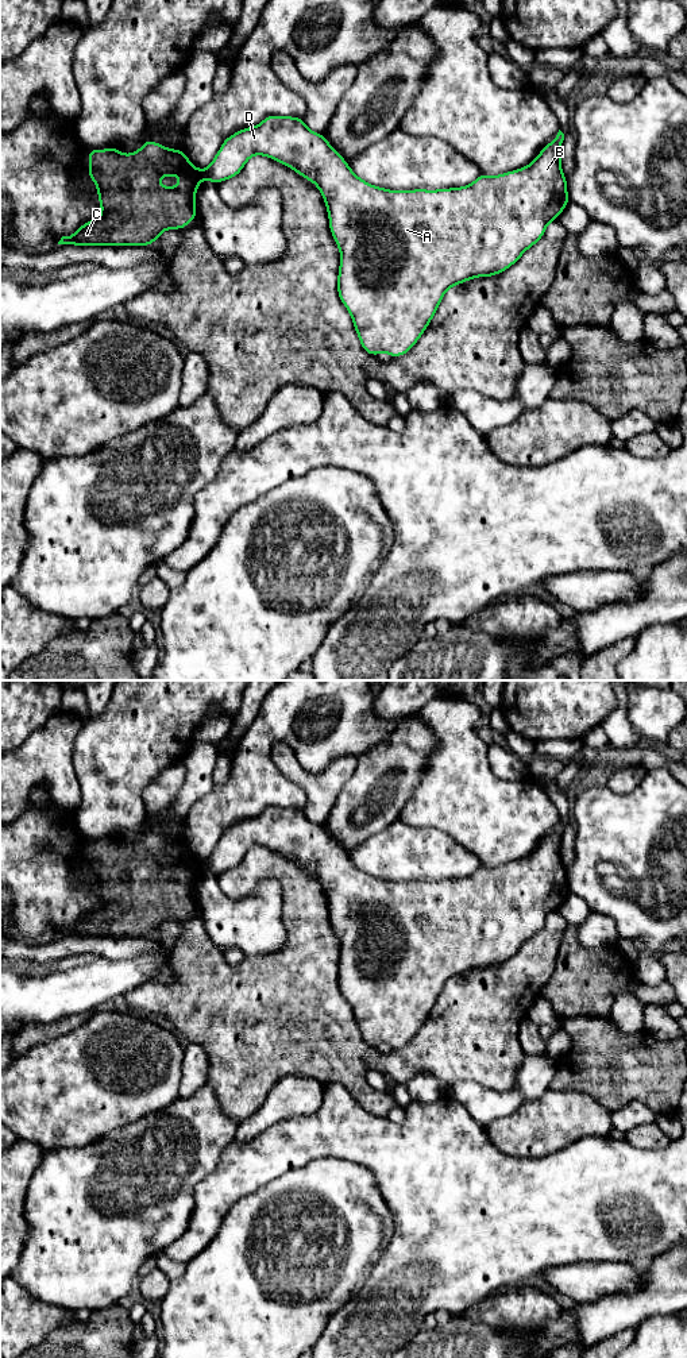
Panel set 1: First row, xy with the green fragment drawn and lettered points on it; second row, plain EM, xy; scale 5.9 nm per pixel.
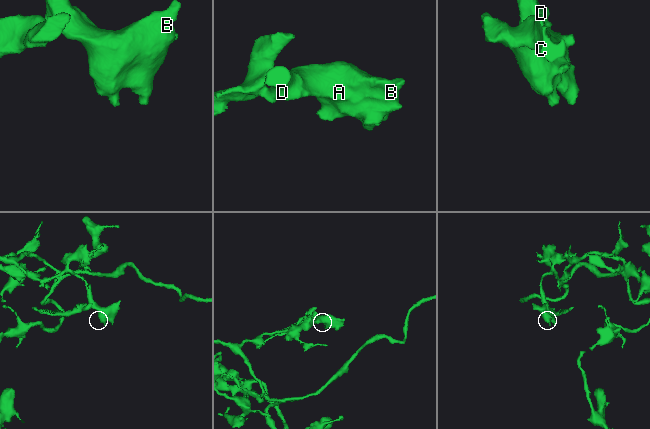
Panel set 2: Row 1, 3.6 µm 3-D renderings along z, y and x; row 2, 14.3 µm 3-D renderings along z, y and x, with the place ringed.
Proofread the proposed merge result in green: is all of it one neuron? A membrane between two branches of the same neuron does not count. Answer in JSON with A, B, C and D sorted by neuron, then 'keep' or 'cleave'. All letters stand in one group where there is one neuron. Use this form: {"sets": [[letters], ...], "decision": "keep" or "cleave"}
{"sets": [["A", "B", "D"], ["C"]], "decision": "cleave"}

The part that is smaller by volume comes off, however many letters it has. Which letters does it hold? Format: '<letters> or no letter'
C

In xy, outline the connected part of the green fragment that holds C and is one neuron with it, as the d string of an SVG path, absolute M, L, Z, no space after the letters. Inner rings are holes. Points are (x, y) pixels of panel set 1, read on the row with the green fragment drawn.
M147 139L134 154L123 154L111 146L107 150L90 148L88 175L96 184L101 215L78 227L73 236L62 236L58 244L72 246L151 246L166 229L181 229L197 217L194 198L201 171L193 166L184 150L171 150ZM166 175L178 175L182 181L177 186L159 186L158 180Z

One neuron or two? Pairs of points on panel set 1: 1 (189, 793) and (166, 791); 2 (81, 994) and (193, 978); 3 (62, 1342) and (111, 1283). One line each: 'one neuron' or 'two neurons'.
1: two neurons
2: two neurons
3: two neurons

